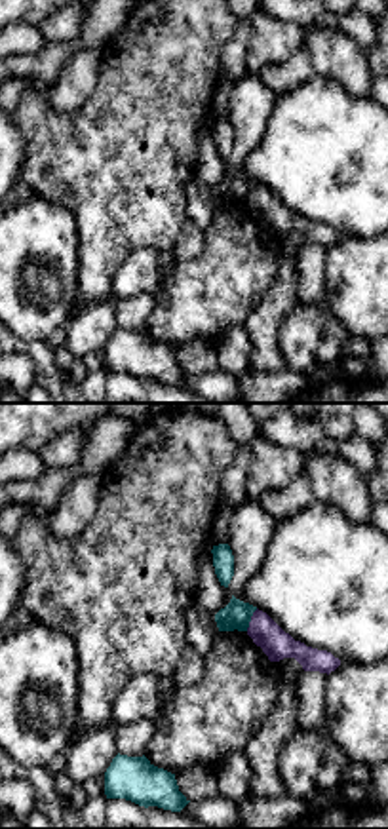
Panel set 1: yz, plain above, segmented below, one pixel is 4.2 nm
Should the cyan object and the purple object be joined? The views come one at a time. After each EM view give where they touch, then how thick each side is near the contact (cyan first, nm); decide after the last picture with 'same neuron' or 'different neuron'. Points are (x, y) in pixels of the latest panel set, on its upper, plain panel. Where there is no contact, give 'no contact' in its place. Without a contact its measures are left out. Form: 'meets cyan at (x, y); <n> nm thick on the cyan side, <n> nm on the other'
meets cyan at (250, 194); 120 nm thick on the cyan side, 120 nm on the other

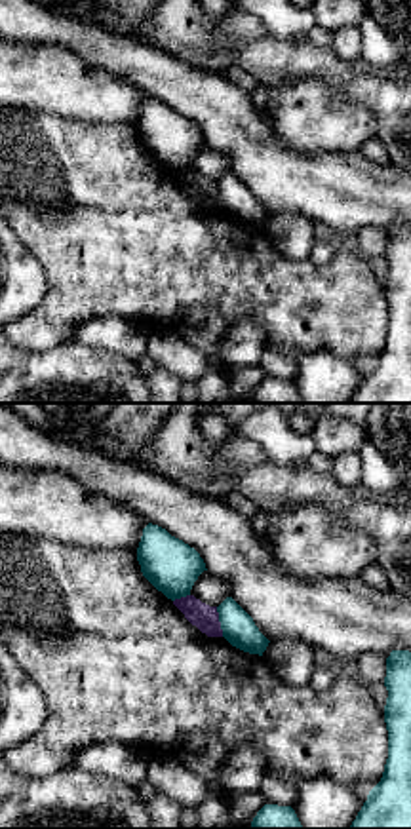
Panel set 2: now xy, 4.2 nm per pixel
meets cyan at (219, 194); 140 nm thick on the cyan side, 110 nm on the other

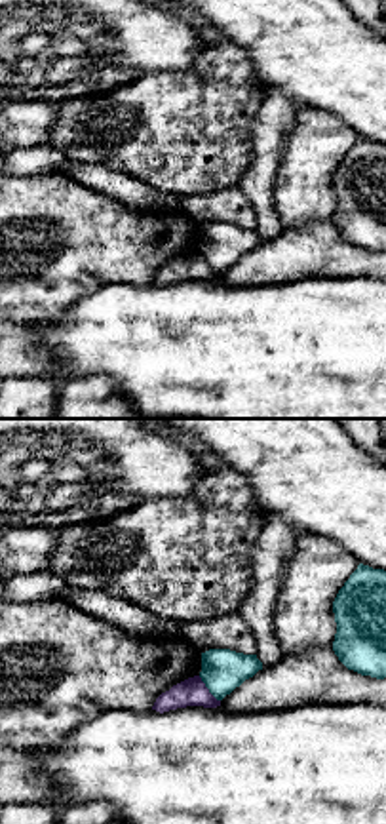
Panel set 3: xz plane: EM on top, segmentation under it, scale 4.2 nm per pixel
meets cyan at (208, 261); 180 nm thick on the cyan side, 120 nm on the other

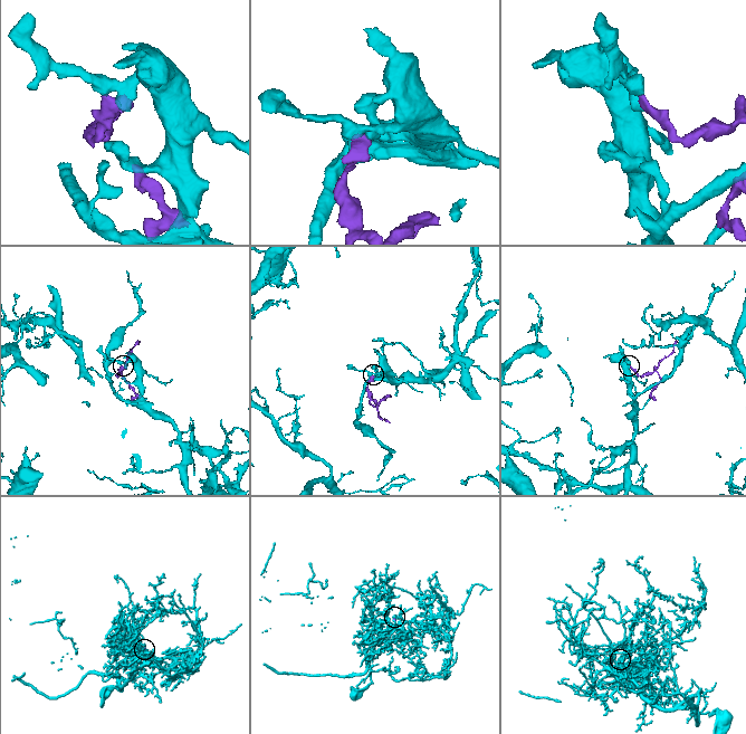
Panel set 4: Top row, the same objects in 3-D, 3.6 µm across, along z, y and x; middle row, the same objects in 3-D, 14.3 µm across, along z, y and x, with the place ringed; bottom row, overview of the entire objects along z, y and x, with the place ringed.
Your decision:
different neuron

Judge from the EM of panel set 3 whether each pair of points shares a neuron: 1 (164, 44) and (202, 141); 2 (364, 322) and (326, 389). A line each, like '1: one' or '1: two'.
1: two
2: one

